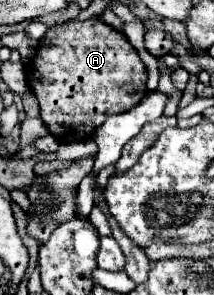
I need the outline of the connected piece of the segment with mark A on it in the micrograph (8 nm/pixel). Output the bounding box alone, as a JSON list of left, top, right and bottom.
[26,17,146,143]

